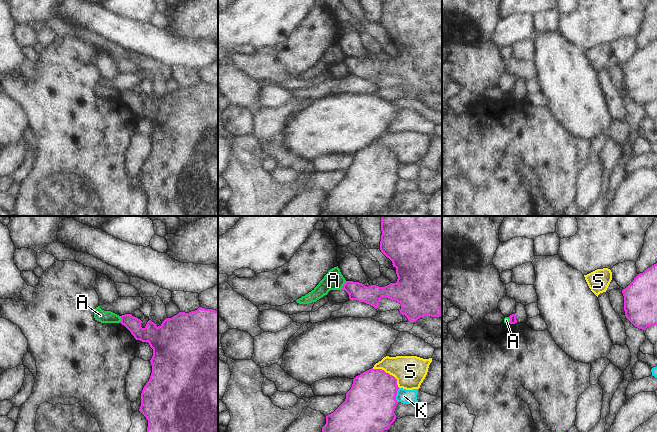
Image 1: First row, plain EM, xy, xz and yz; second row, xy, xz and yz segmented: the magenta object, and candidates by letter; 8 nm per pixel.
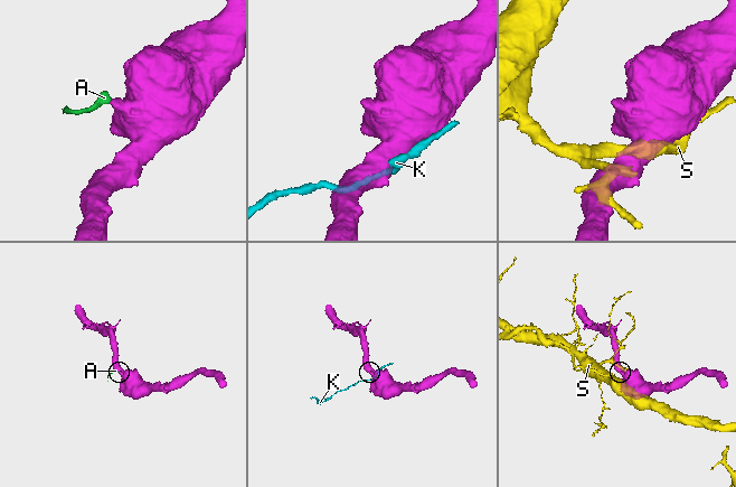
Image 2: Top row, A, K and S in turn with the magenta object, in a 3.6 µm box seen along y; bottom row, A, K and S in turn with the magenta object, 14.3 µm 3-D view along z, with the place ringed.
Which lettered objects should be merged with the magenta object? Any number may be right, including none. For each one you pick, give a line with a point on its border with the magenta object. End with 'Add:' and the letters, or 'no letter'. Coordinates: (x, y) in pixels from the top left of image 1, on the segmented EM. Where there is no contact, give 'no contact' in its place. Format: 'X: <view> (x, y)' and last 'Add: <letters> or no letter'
Add: no letter

